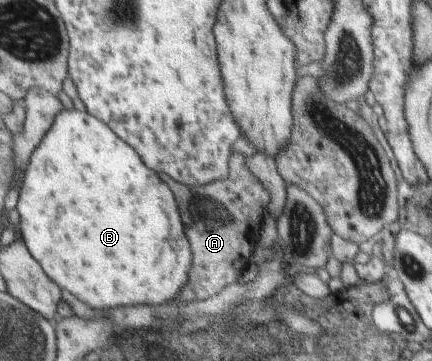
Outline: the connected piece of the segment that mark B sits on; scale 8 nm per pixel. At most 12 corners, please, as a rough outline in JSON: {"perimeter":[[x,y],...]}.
{"perimeter":[[61,110],[16,209],[91,309],[181,299],[179,204],[133,146]]}

